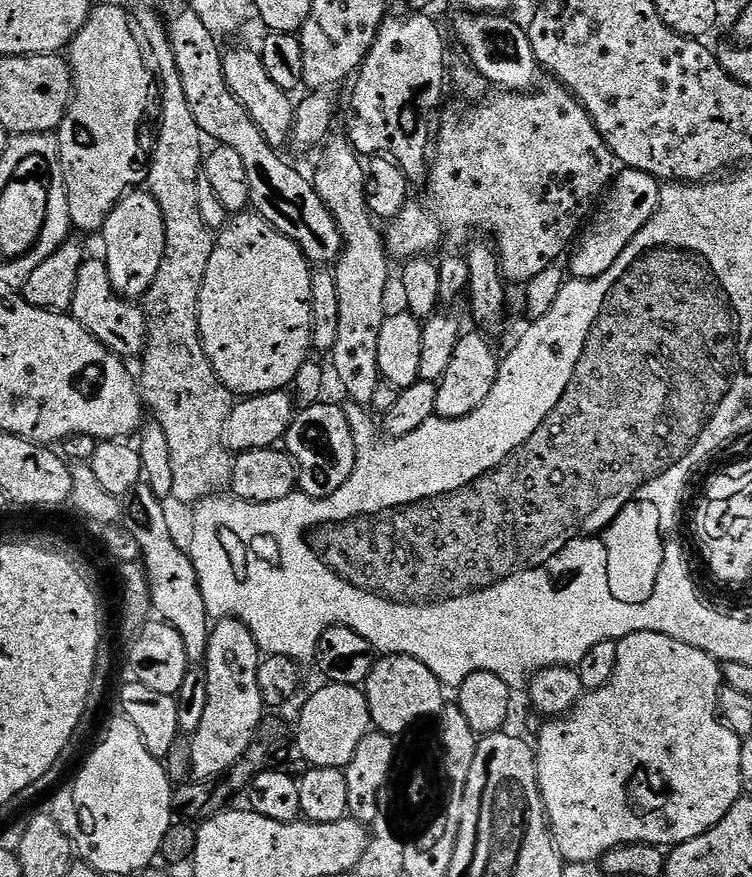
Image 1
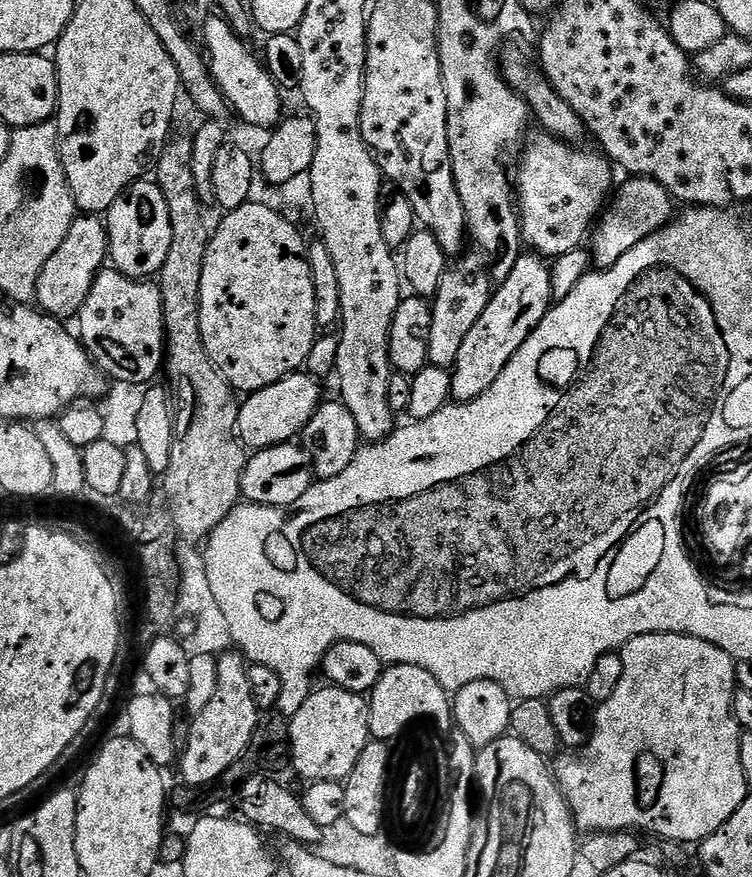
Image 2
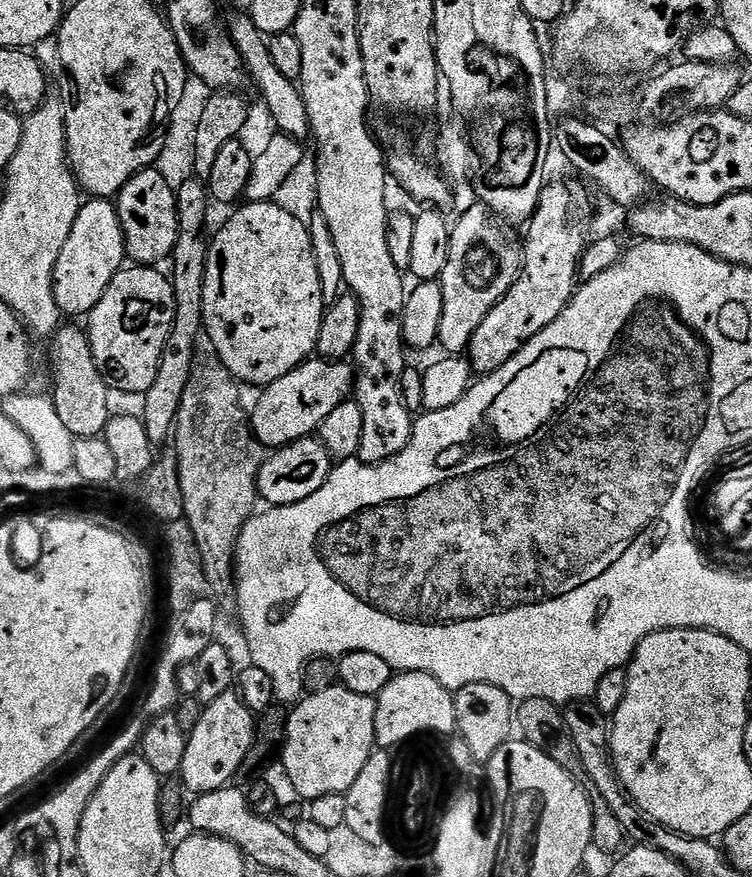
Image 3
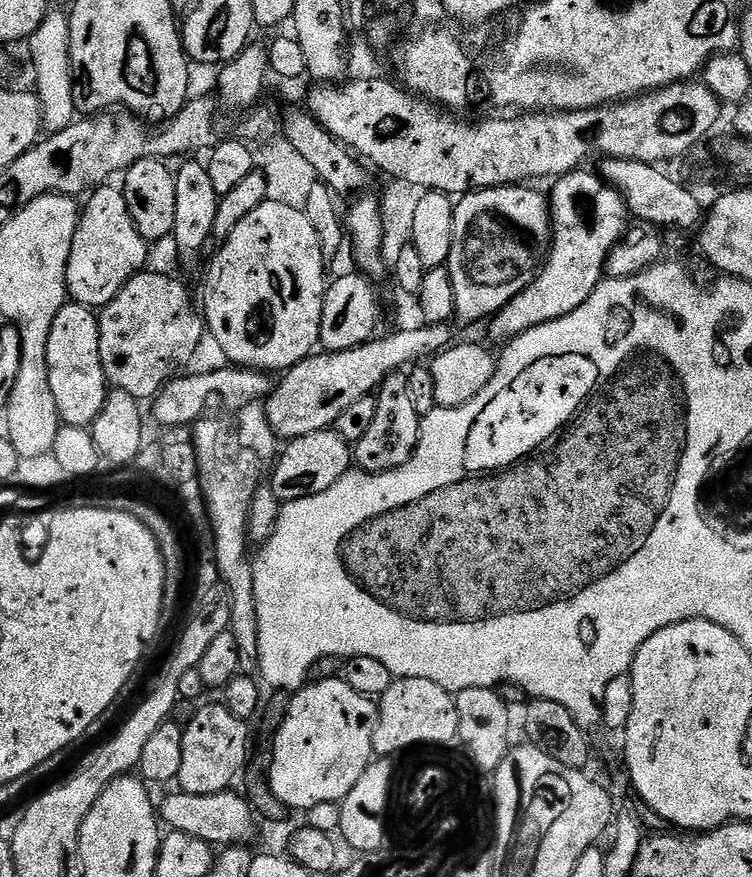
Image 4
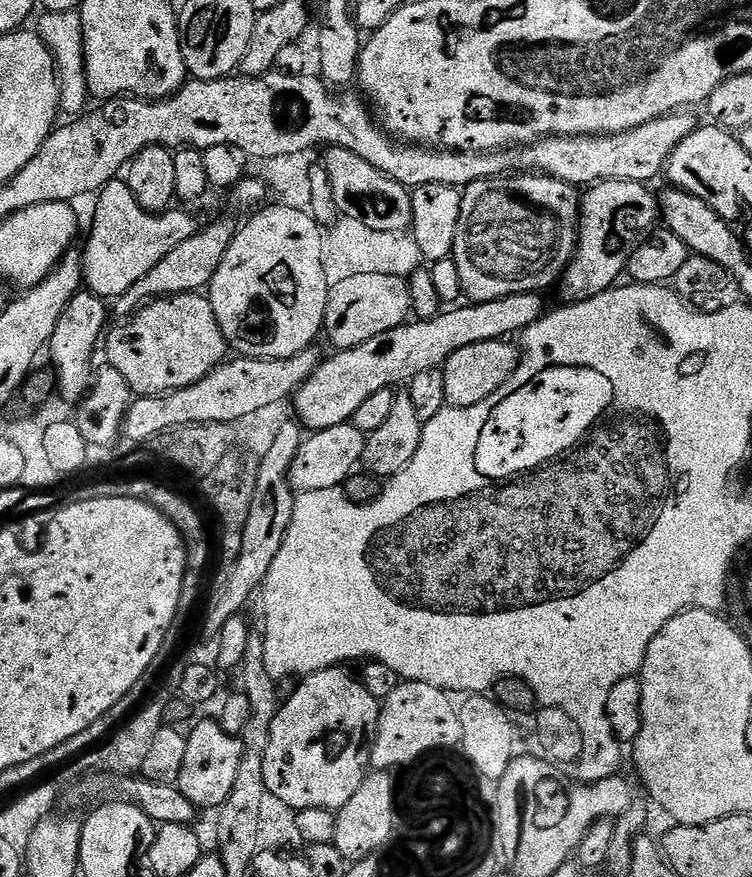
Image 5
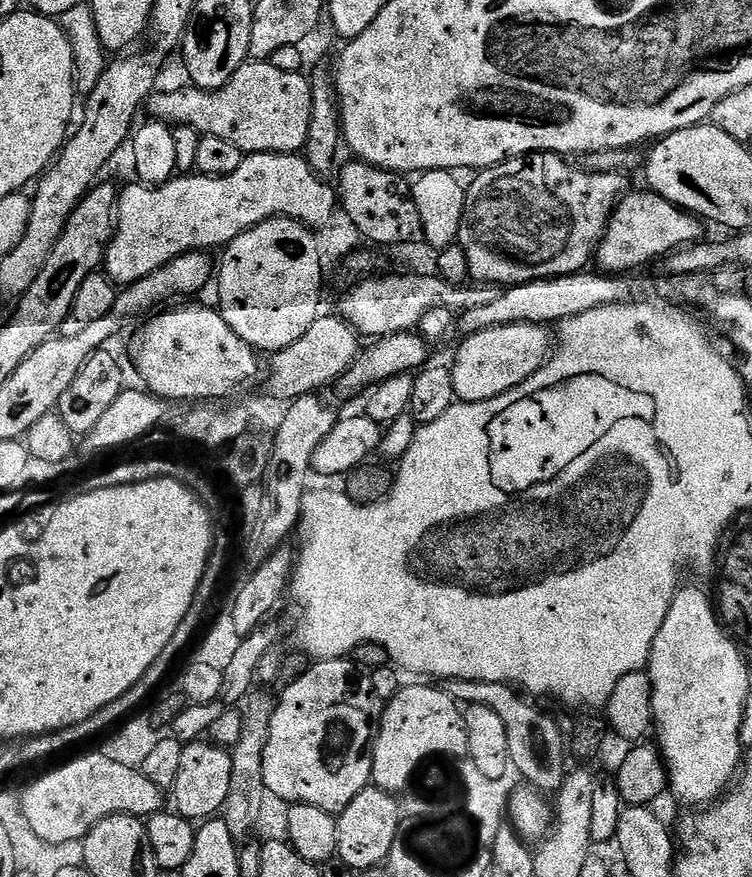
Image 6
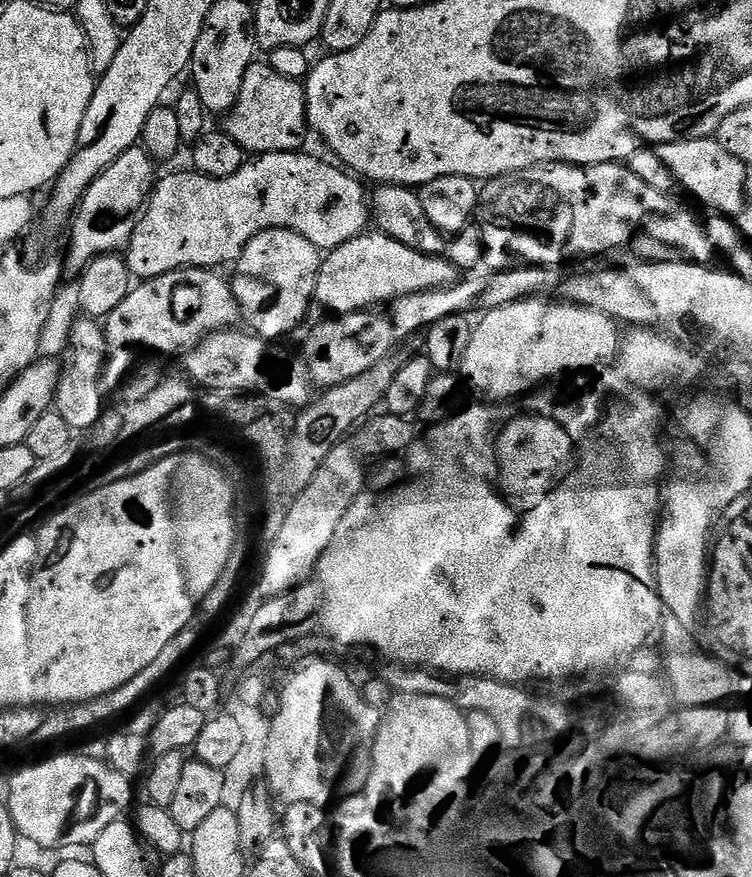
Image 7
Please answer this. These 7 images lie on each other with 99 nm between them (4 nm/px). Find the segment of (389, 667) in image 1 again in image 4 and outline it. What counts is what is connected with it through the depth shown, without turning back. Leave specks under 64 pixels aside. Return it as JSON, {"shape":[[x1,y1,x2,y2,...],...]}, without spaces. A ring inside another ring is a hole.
{"shape":[[396,678,379,697,372,750,377,757,392,758,412,740,448,740,452,732,460,734,453,693,426,678]]}

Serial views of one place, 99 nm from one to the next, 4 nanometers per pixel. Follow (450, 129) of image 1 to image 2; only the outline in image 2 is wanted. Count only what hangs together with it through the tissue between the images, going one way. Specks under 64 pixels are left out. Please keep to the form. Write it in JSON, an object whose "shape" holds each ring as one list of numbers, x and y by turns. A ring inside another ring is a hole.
{"shape":[[551,134,539,135,525,146,524,157,520,160,520,188,518,184,520,235,523,243,527,247,528,244,532,247,529,249,533,253,544,258,555,258,581,247,589,239,602,209,613,191,612,171,614,168,608,157,599,151,596,151,597,153,587,152,586,149,576,148,580,146,573,146,571,143,558,140]]}

